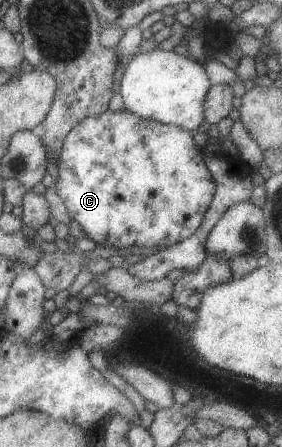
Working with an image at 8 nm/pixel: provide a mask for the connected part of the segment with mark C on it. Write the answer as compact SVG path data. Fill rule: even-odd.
M107 109L105 112L97 114L97 116L87 117L81 122L77 122L65 136L61 150L57 154L56 164L57 177L54 178L53 187L57 196L63 201L72 221L77 222L85 233L85 237L95 242L95 244L115 249L127 248L128 246L168 247L173 243L177 244L189 238L201 224L204 212L207 210L215 190L215 183L203 160L202 148L199 148L193 141L193 132L185 130L181 126L171 126L139 118L135 114L131 114L129 110Z

